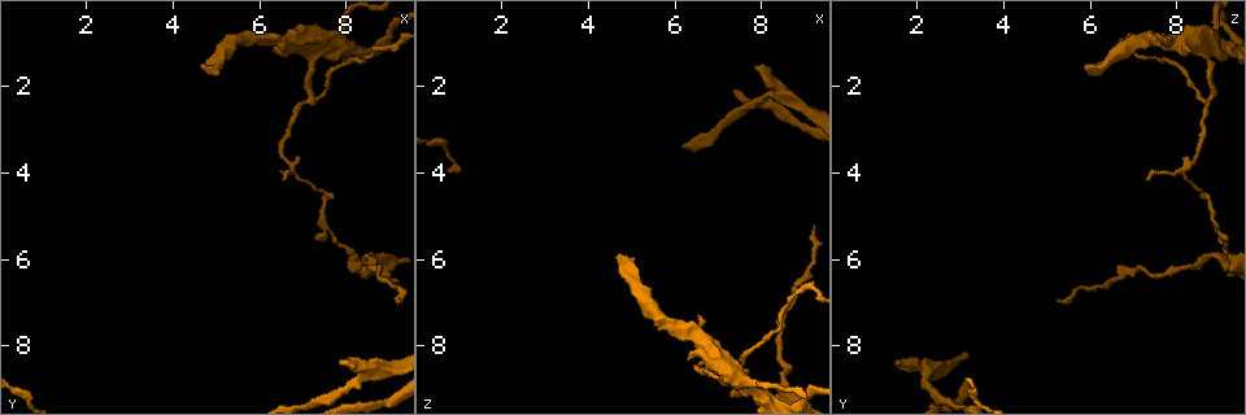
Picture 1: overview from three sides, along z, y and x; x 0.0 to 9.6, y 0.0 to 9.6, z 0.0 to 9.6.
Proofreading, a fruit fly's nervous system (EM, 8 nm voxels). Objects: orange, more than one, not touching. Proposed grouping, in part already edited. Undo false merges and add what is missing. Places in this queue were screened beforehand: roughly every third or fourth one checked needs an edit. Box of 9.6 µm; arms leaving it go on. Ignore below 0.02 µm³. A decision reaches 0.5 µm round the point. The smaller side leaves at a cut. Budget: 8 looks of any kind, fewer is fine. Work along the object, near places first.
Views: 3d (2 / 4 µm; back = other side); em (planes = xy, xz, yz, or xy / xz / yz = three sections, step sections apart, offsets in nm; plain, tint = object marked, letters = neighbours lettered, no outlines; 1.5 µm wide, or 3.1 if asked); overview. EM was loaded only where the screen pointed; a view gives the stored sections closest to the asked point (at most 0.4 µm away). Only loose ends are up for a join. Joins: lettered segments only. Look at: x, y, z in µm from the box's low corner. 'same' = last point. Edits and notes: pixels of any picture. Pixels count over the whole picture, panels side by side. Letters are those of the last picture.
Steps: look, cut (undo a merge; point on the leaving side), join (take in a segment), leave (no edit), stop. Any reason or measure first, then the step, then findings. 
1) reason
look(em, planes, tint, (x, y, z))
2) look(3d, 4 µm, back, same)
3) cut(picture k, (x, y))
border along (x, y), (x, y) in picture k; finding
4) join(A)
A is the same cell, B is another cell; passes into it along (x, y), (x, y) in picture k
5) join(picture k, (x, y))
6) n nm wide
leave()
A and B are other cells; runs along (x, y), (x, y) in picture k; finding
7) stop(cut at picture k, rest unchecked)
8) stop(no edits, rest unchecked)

abrupt turn
look(3d, 2 µm, (7.80, 9.15, 2.40))

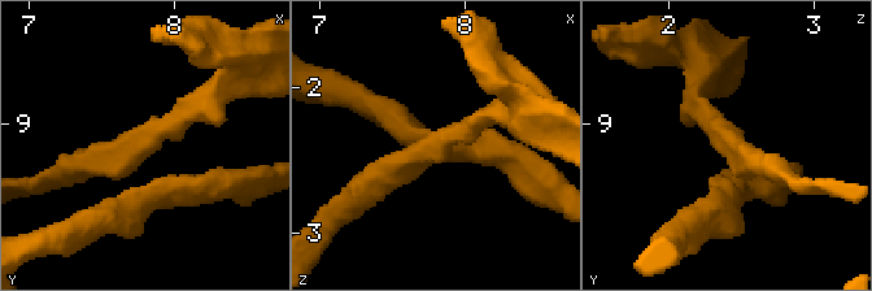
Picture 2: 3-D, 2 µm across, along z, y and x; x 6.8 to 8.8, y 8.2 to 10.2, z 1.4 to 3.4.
need the tissue
look(em, planes, letters, (7.78, 9.12, 2.42))

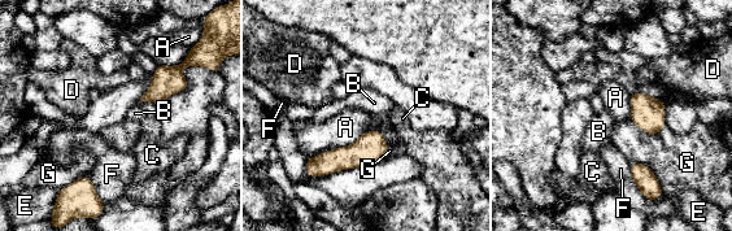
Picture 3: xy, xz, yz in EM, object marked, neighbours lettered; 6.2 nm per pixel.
190 nm wide; A touches over 320 nm
leave()
A, B, C, D, E, F and G are other cells; one neuron here

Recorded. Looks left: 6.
long arm stops here
look(em, xz, step 8, letters, (4.65, 1.55, 5.85))

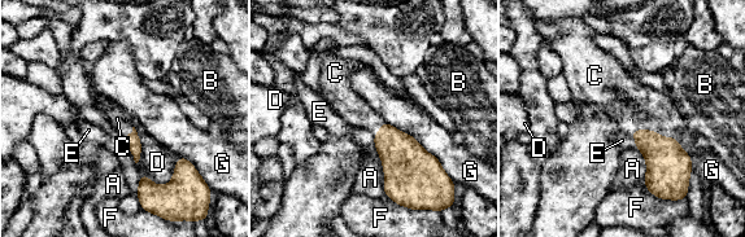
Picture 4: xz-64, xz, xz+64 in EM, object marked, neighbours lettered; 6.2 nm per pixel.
join(C)
C is the same cell, A, B, D, E, F and G are other cells; passes into it along (669, 167), (653, 131), (631, 105) in picture 4; it goes on there

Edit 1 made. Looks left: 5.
stop(join at picture 4, rest unchecked)

